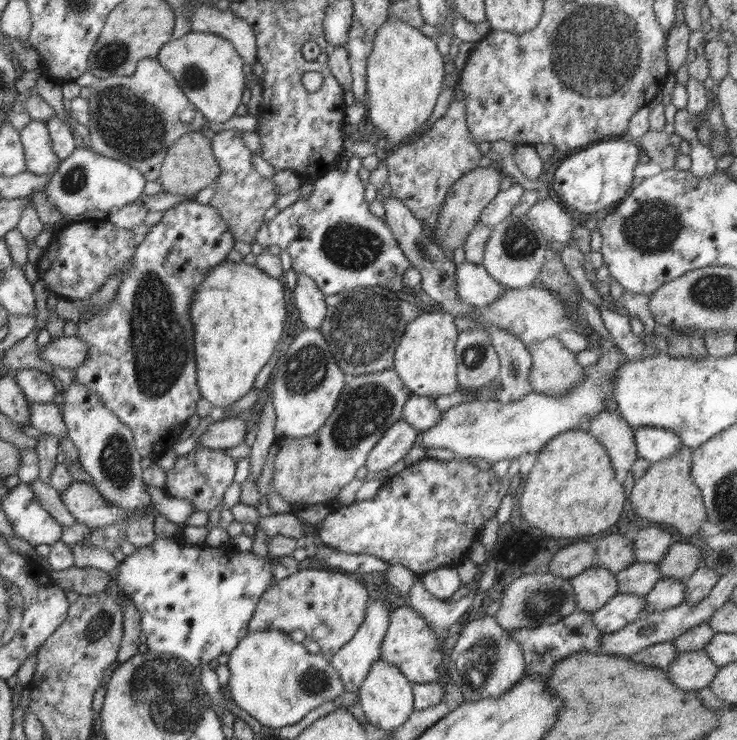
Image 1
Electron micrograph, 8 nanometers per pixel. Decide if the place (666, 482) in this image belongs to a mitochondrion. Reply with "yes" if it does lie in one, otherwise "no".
no

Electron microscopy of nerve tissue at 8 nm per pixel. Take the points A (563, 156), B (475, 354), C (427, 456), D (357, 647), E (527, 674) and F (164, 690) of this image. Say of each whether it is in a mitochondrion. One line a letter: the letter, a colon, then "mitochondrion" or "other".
A: other
B: mitochondrion
C: other
D: other
E: other
F: mitochondrion

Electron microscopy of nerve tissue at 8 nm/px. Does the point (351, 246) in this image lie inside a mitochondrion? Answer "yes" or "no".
yes

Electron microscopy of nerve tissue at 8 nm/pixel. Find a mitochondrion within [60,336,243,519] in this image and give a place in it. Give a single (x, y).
(116, 462)

